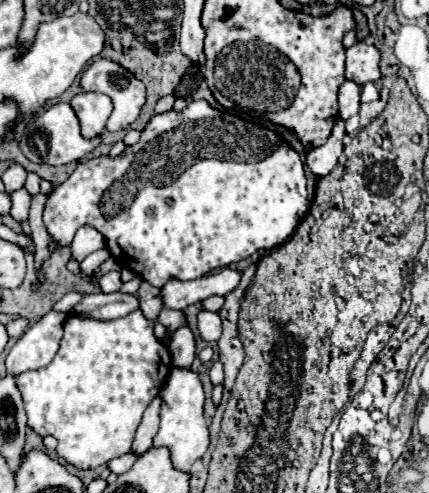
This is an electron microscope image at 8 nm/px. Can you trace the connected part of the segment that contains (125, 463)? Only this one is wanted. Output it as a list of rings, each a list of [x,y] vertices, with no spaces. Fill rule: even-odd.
[[[126,452],[126,454],[110,460],[110,462],[108,462],[108,468],[110,468],[110,472],[114,472],[114,474],[124,474],[124,472],[128,472],[128,470],[132,468],[134,462],[136,462],[136,454],[134,454],[134,452]]]

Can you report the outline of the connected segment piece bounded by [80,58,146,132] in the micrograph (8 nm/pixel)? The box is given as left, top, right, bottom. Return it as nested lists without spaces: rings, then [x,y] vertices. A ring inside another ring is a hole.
[[[98,58],[88,66],[88,70],[80,78],[80,88],[84,92],[102,92],[102,94],[110,96],[110,100],[114,104],[114,110],[112,110],[108,124],[106,124],[106,130],[110,130],[110,132],[130,128],[130,124],[138,118],[138,114],[146,102],[146,86],[132,72],[128,72],[120,64],[106,60],[106,58]]]

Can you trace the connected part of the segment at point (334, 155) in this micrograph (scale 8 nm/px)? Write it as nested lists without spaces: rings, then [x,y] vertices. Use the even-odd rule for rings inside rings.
[[[338,118],[336,124],[334,124],[334,128],[332,128],[332,134],[330,134],[328,142],[326,142],[324,146],[314,148],[314,150],[306,156],[306,164],[308,164],[308,168],[310,168],[316,176],[326,176],[326,174],[334,168],[334,164],[338,162],[338,158],[342,156],[342,148],[344,148],[342,138],[344,138],[344,134],[346,134],[344,126],[346,126],[346,122],[344,122],[342,118]]]

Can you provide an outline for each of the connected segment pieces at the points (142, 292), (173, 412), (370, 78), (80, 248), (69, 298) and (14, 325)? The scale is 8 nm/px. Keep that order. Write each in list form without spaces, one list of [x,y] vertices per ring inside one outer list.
[[[146,280],[140,282],[140,288],[138,288],[138,296],[140,296],[140,310],[146,318],[154,320],[158,316],[158,312],[162,310],[162,304],[160,304],[160,296],[156,296],[156,288],[152,288]]]
[[[172,368],[170,376],[166,380],[166,386],[160,390],[160,396],[162,396],[160,430],[154,436],[154,446],[168,448],[172,466],[180,472],[190,474],[192,464],[204,456],[208,442],[210,442],[208,428],[206,428],[204,416],[202,416],[204,390],[202,390],[198,374],[190,372],[190,370],[182,370],[182,368]]]
[[[358,42],[346,50],[346,78],[356,84],[376,82],[380,74],[380,50],[372,42]]]
[[[82,226],[76,236],[74,236],[74,242],[72,242],[72,256],[76,262],[82,262],[88,254],[104,248],[104,236],[100,236],[100,232],[88,228],[88,226]]]
[[[70,292],[70,294],[66,294],[62,300],[56,302],[56,308],[54,308],[54,310],[58,310],[58,312],[68,312],[76,302],[80,302],[80,298],[82,298],[82,294]]]
[[[16,318],[14,322],[10,322],[8,324],[8,334],[10,334],[10,338],[20,338],[22,334],[24,334],[24,330],[28,328],[28,320],[26,318]]]

